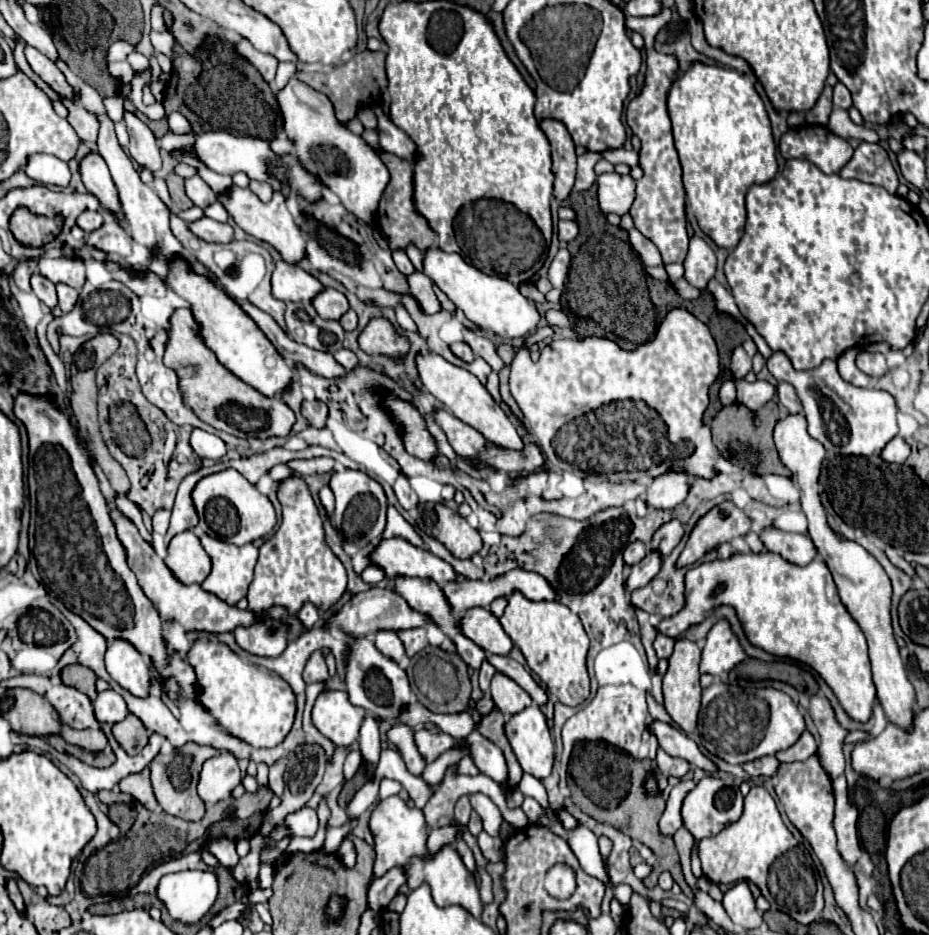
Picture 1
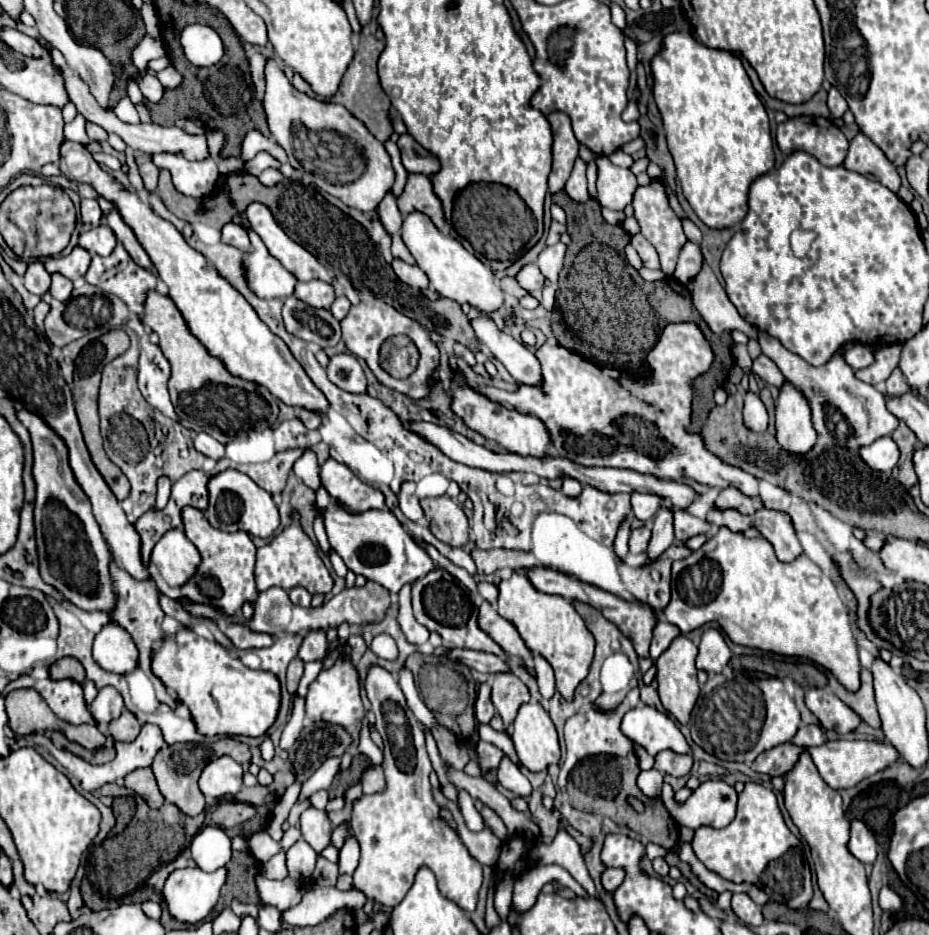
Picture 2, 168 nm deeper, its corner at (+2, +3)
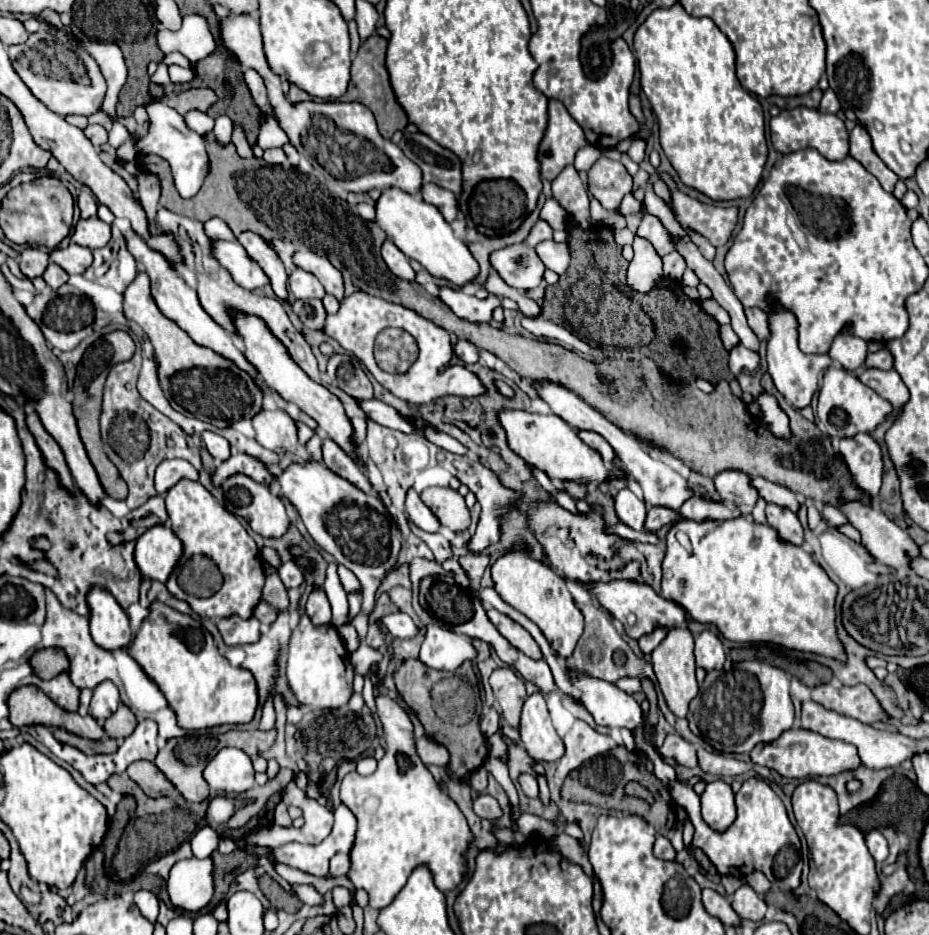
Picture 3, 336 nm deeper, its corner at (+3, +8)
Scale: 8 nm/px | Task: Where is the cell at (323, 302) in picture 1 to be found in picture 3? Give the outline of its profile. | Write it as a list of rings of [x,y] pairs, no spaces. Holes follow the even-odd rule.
[[[295,269],[289,275],[289,287],[297,299],[313,299],[313,297],[323,299],[325,297],[325,289],[319,283],[319,279],[303,269]]]

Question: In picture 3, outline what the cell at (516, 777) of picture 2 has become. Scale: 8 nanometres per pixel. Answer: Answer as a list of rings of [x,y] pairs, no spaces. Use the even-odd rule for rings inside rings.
[[[521,773],[521,775],[519,775],[519,785],[521,785],[521,789],[523,789],[523,793],[525,793],[527,797],[537,797],[539,787],[537,787],[535,775],[531,775],[531,773]]]

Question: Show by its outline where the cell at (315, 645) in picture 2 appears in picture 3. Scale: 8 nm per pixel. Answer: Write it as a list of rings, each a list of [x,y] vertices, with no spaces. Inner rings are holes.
[[[313,591],[307,601],[307,615],[315,627],[331,625],[331,607],[327,601],[325,591]]]

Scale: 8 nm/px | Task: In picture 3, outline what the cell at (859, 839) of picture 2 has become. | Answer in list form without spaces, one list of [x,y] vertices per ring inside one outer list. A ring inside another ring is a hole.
[[[873,829],[873,831],[865,833],[865,843],[867,843],[867,849],[869,849],[871,857],[875,859],[875,863],[881,865],[881,863],[887,859],[887,855],[889,855],[887,841],[885,841],[885,837],[881,835],[881,831]]]

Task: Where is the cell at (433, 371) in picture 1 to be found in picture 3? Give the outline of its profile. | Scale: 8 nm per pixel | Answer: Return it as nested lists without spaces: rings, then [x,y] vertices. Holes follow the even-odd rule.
[[[501,409],[497,417],[507,435],[507,443],[511,451],[515,451],[523,461],[545,471],[551,479],[561,479],[561,481],[575,479],[579,483],[591,483],[591,481],[605,481],[611,475],[615,477],[623,475],[621,469],[617,467],[605,467],[601,457],[579,439],[579,435],[569,423],[565,423],[557,415],[539,415],[539,413],[519,411],[519,409]]]

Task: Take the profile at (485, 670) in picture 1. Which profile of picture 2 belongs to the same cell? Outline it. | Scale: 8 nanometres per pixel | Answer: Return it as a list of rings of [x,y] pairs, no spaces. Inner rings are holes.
[[[484,682],[480,686],[478,698],[476,698],[476,720],[478,720],[478,724],[488,724],[492,720],[494,712],[496,712],[496,708],[490,700],[490,686],[488,686],[488,682]]]

